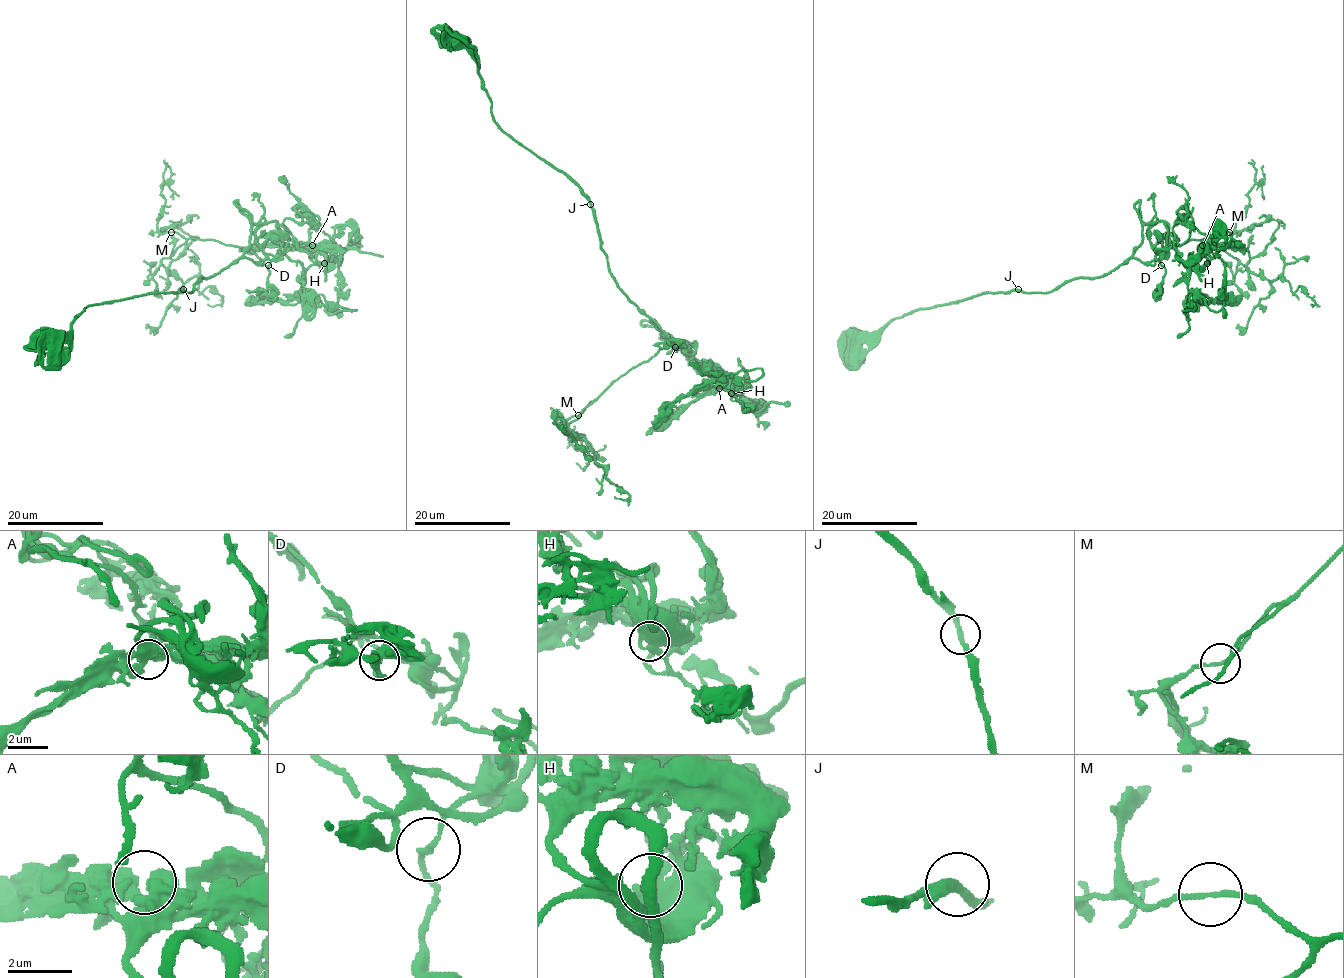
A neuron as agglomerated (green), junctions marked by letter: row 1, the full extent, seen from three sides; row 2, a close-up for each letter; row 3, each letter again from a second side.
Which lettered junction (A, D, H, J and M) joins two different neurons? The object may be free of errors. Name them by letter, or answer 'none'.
none

